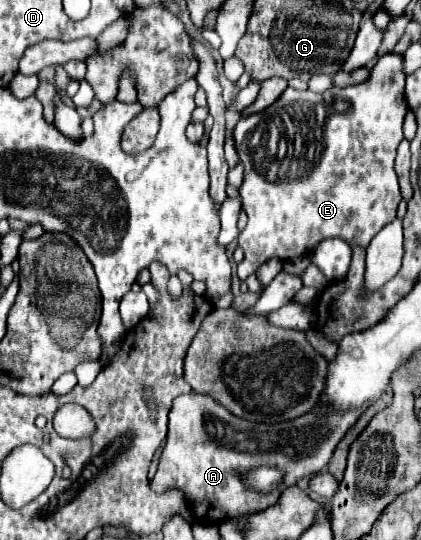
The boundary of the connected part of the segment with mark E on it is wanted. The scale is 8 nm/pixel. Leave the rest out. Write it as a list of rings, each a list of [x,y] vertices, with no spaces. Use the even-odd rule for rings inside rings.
[[[385,54],[371,68],[371,78],[347,88],[333,86],[327,90],[327,124],[323,126],[323,154],[311,170],[291,182],[273,184],[255,170],[251,124],[253,114],[243,116],[233,140],[239,160],[245,168],[245,180],[239,188],[243,210],[249,216],[245,230],[239,234],[239,246],[245,252],[237,276],[245,280],[255,274],[257,266],[269,258],[293,260],[307,256],[317,242],[325,238],[341,238],[349,246],[367,246],[371,238],[395,218],[401,202],[399,180],[393,170],[395,152],[403,140],[405,74],[399,54]]]

